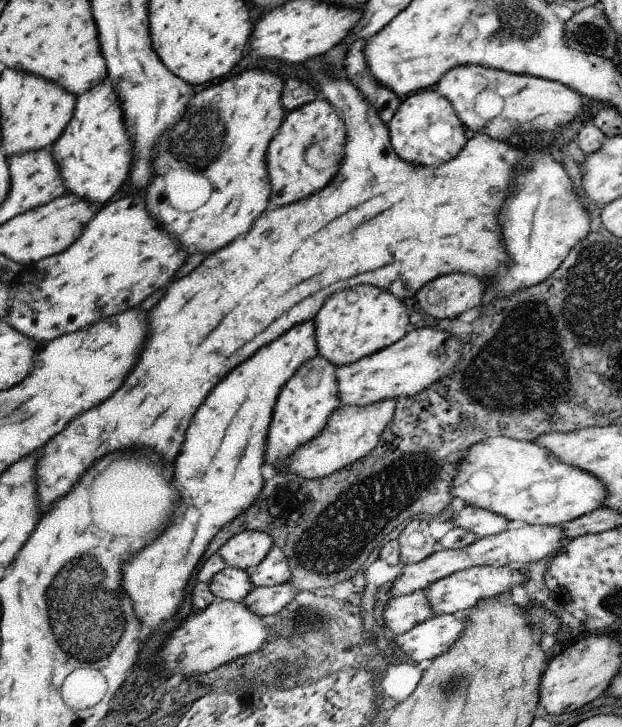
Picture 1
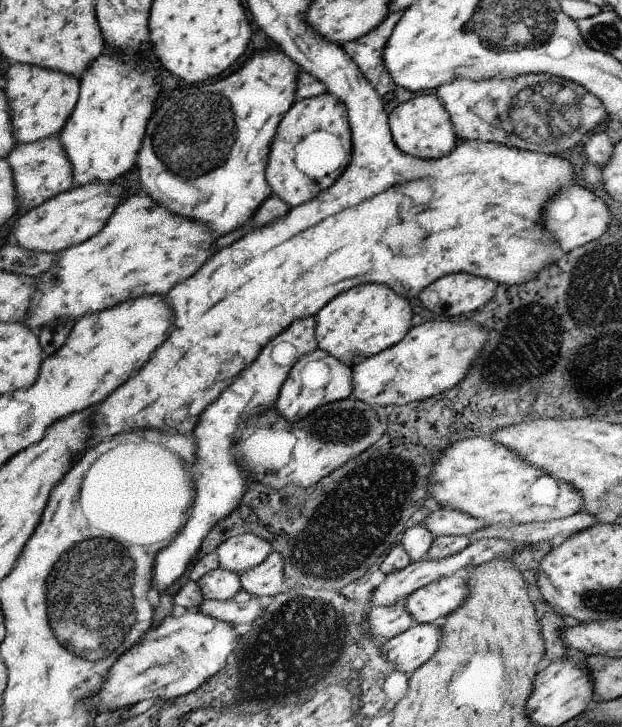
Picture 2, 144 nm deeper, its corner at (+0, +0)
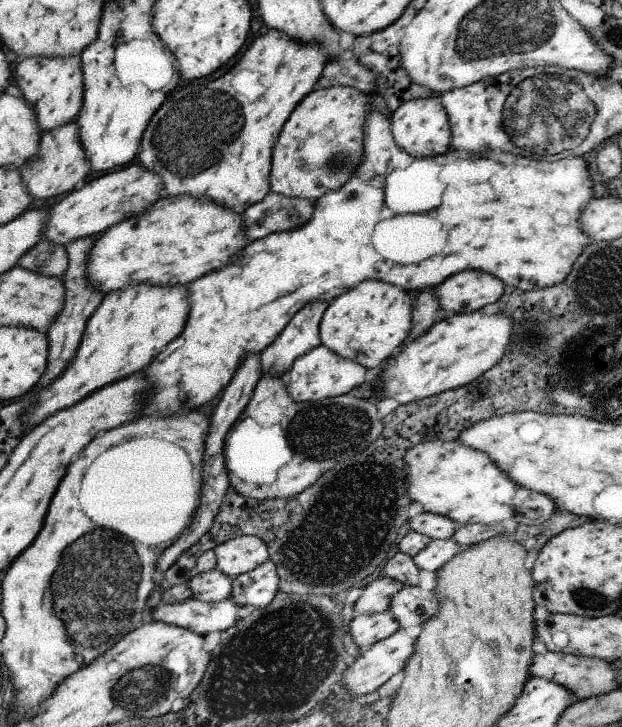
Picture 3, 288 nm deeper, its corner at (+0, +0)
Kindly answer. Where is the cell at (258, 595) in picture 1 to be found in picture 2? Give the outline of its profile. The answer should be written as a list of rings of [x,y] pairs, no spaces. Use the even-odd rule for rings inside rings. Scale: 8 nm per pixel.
[[[239,590],[239,594],[235,594],[235,598],[225,600],[225,602],[215,602],[215,600],[203,600],[203,604],[199,604],[199,608],[195,608],[195,612],[203,612],[205,616],[213,616],[219,622],[227,622],[227,624],[251,624],[267,606],[269,606],[271,598],[259,598],[259,596],[251,596],[243,590]]]

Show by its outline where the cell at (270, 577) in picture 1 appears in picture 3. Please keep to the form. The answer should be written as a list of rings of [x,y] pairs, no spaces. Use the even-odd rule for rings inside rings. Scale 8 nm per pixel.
[[[271,560],[263,566],[241,574],[239,578],[231,578],[231,600],[241,606],[253,606],[257,610],[271,604],[275,594],[279,592],[279,576],[277,568]]]

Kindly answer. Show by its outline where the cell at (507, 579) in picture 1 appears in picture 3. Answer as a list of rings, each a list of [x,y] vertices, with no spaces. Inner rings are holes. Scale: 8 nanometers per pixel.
[[[401,586],[399,592],[391,598],[391,606],[387,612],[395,618],[399,624],[399,630],[411,630],[417,632],[417,628],[427,622],[429,618],[435,616],[439,608],[439,602],[433,596],[433,590],[421,590],[417,588],[407,588]]]

